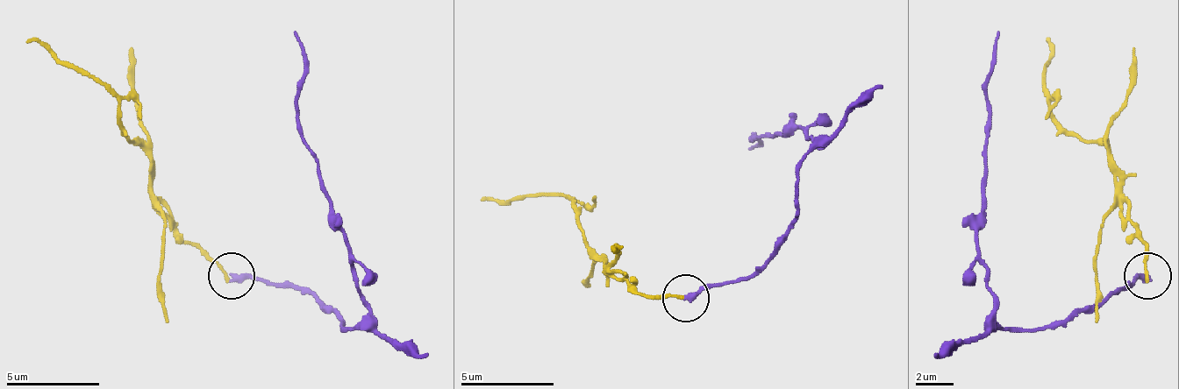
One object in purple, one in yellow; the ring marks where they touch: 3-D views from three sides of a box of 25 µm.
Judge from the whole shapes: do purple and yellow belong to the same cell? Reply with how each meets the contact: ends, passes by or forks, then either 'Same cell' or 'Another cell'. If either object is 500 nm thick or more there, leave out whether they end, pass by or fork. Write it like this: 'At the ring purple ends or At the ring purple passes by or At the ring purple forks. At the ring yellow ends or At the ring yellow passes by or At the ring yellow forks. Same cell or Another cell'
At the ring purple ends. At the ring yellow ends. Another cell

